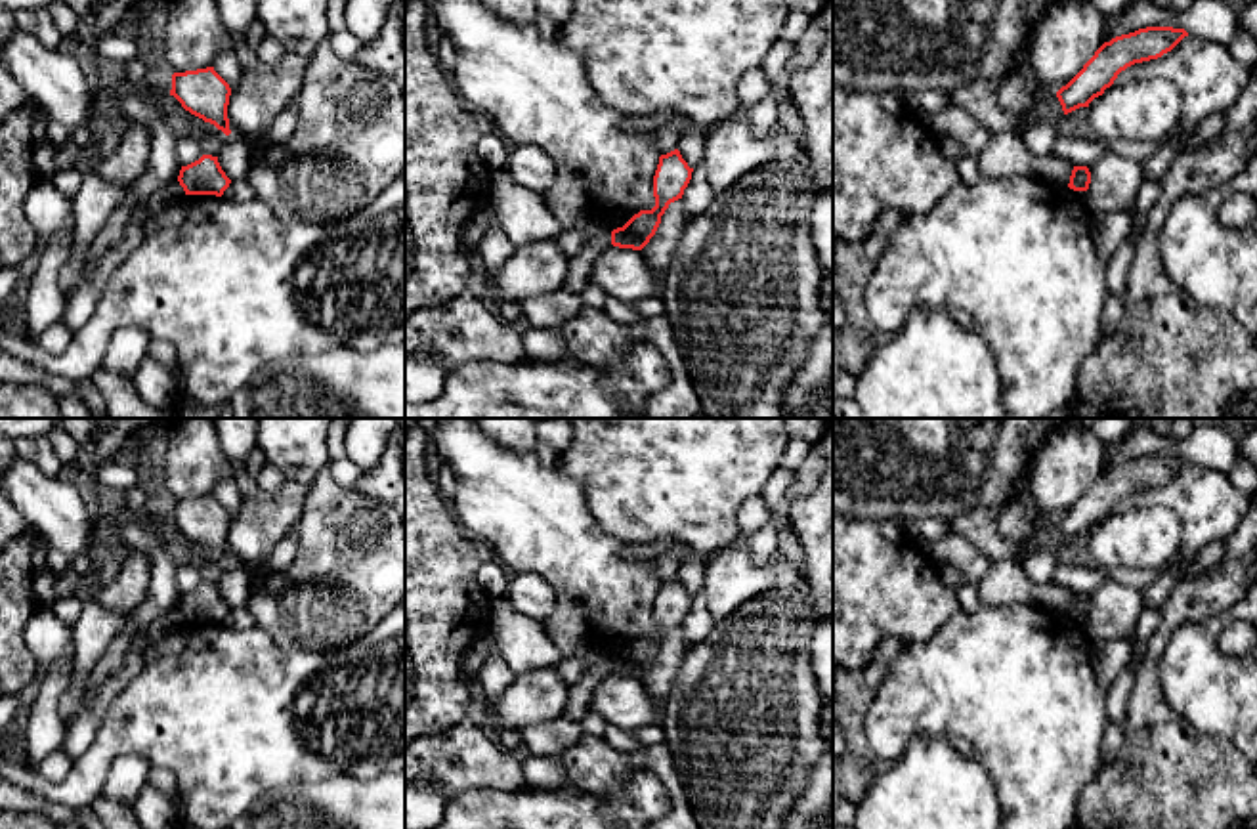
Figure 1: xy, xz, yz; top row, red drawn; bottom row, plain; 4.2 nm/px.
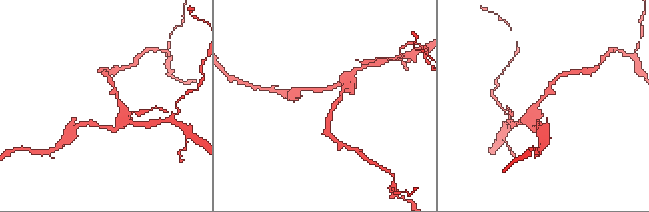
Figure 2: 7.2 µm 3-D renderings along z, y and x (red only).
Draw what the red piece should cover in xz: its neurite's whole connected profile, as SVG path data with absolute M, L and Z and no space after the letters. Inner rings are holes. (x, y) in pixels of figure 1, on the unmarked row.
M678 577L661 583L653 604L655 634L651 638L640 638L623 655L613 657L611 672L642 678L655 663L669 632L682 627L692 600L693 596L688 594Z

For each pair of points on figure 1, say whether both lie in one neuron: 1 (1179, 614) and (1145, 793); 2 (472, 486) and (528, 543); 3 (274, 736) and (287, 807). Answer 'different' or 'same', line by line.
1: same
2: same
3: different

